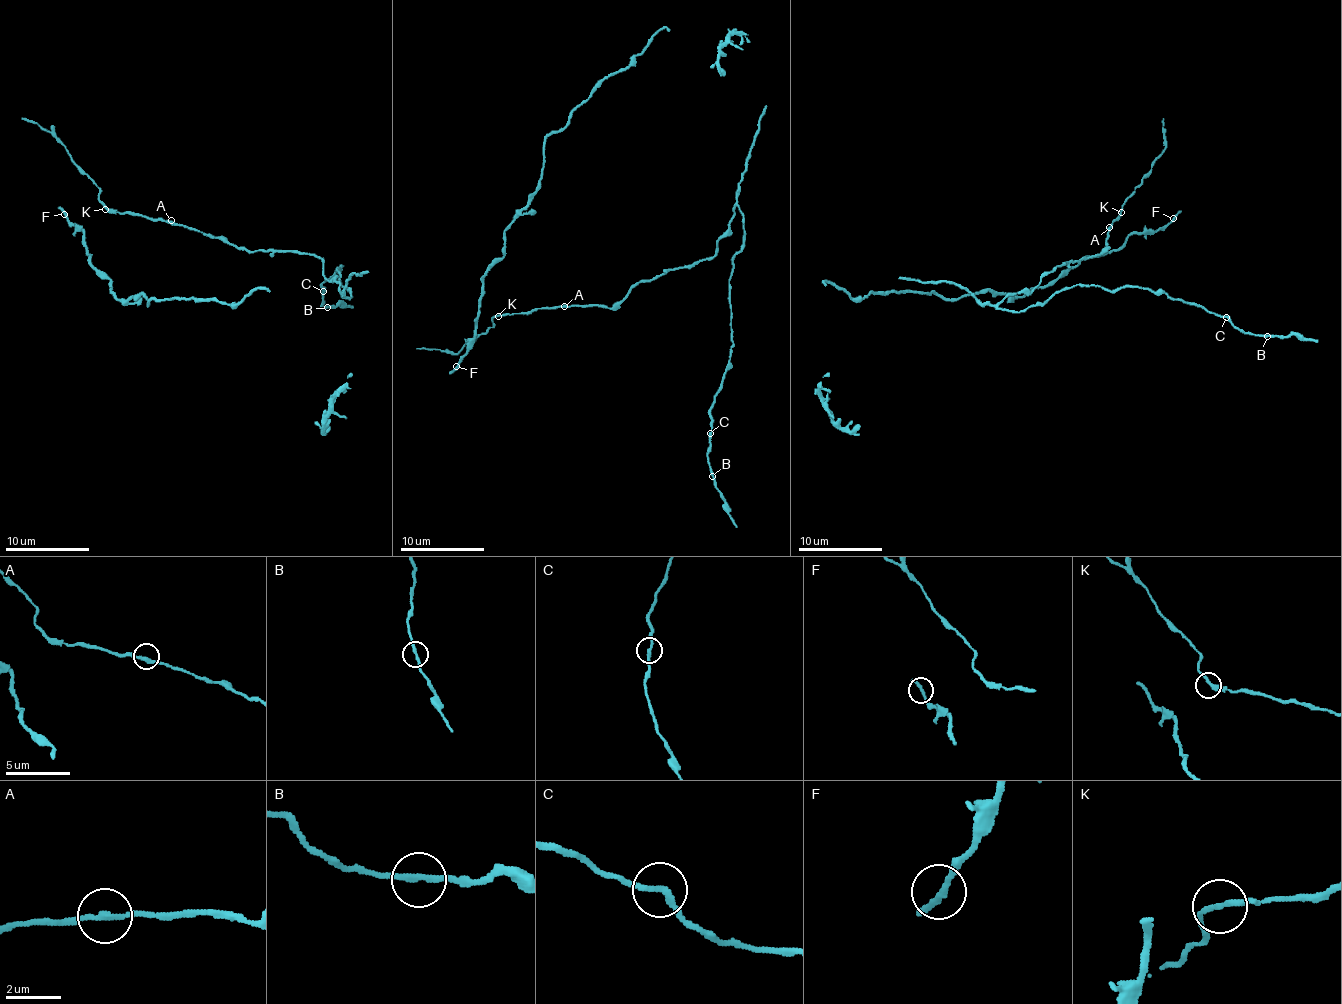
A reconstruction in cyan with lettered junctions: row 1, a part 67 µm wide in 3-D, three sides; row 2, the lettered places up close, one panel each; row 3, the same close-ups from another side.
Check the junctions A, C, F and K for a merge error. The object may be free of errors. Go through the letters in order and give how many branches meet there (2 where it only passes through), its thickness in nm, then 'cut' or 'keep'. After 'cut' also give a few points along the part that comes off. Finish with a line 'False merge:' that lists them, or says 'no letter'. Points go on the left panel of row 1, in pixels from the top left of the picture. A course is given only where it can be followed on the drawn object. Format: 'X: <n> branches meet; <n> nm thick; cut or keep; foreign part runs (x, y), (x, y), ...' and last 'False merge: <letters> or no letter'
A: 2 branches meet; 220 nm thick; keep
C: 2 branches meet; 220 nm thick; keep
F: 2 branches meet; 200 nm thick; keep
K: 2 branches meet; 240 nm thick; keep
False merge: no letter

